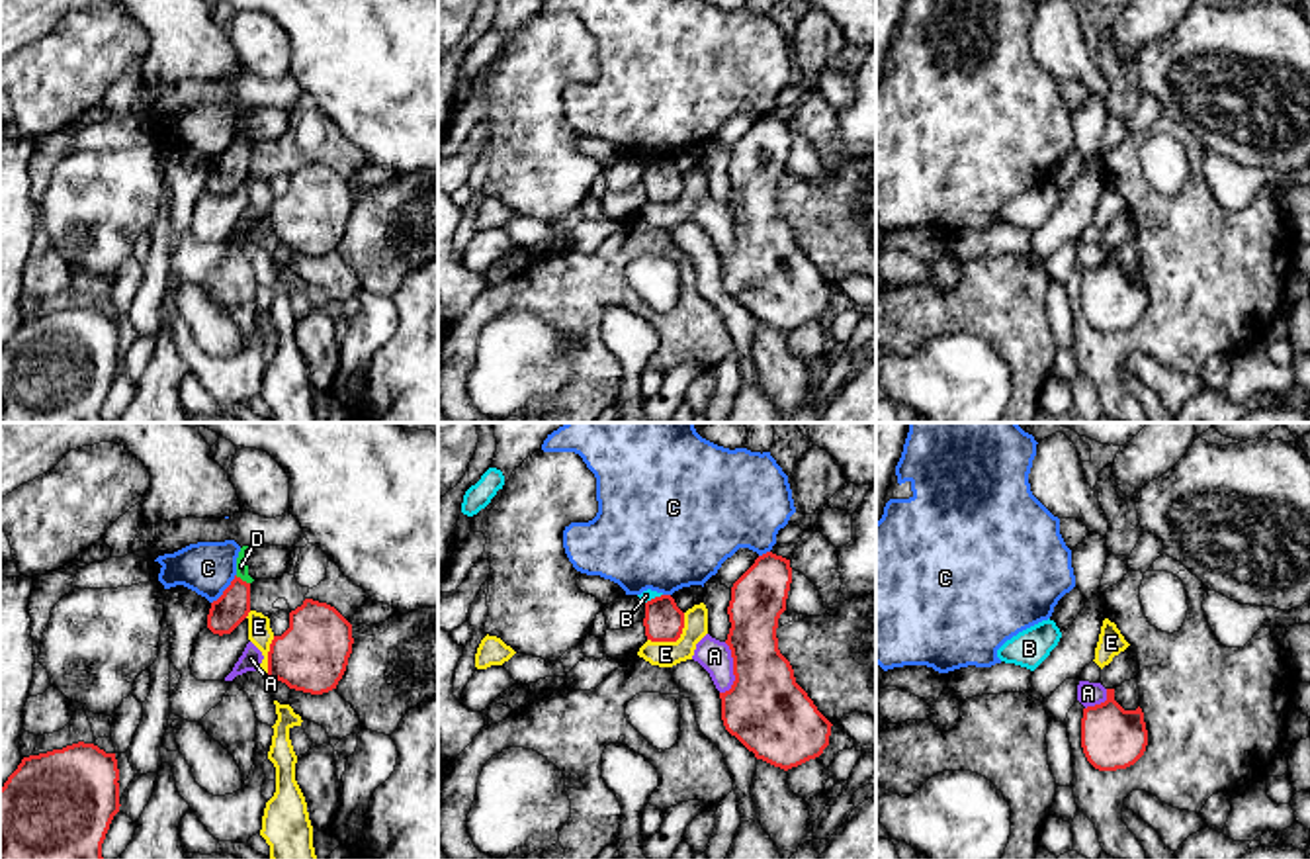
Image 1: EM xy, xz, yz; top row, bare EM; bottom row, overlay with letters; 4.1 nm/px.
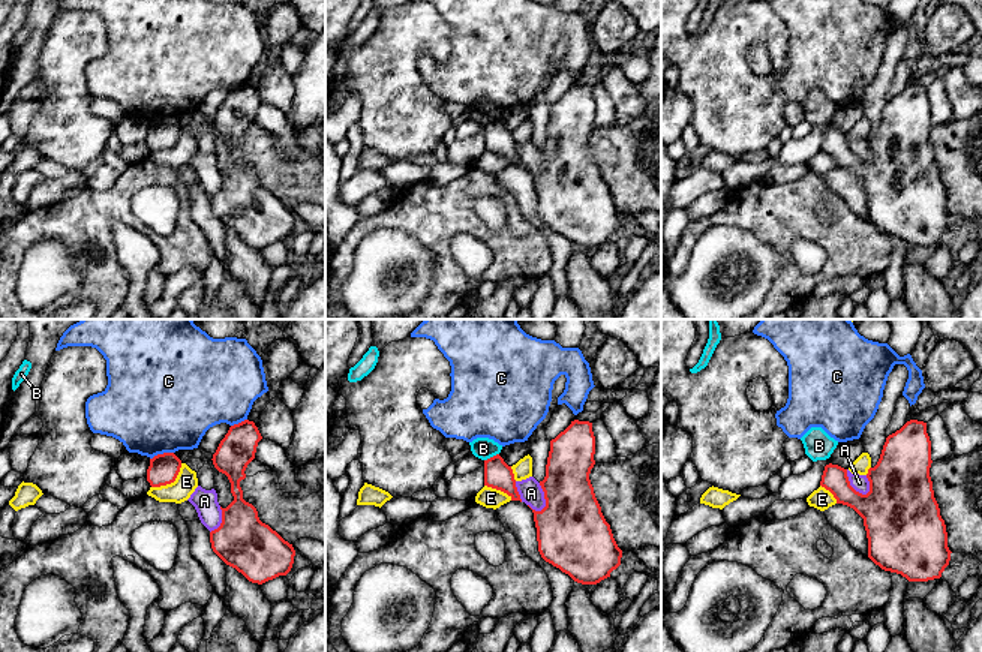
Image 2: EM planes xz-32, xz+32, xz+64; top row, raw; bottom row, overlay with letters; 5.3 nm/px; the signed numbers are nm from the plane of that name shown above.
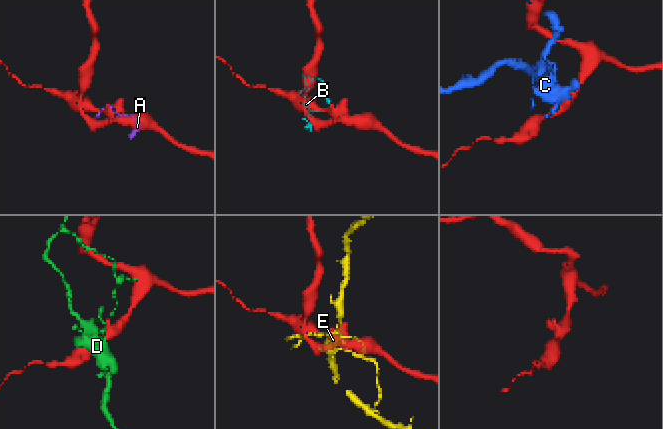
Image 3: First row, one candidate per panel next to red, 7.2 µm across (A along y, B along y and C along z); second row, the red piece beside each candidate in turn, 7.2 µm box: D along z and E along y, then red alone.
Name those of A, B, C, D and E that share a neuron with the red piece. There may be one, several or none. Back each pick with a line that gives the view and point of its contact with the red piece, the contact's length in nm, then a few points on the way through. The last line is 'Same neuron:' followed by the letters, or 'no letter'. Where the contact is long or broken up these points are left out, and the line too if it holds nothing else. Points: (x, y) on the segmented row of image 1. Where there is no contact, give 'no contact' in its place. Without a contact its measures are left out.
Same neuron: no letter

